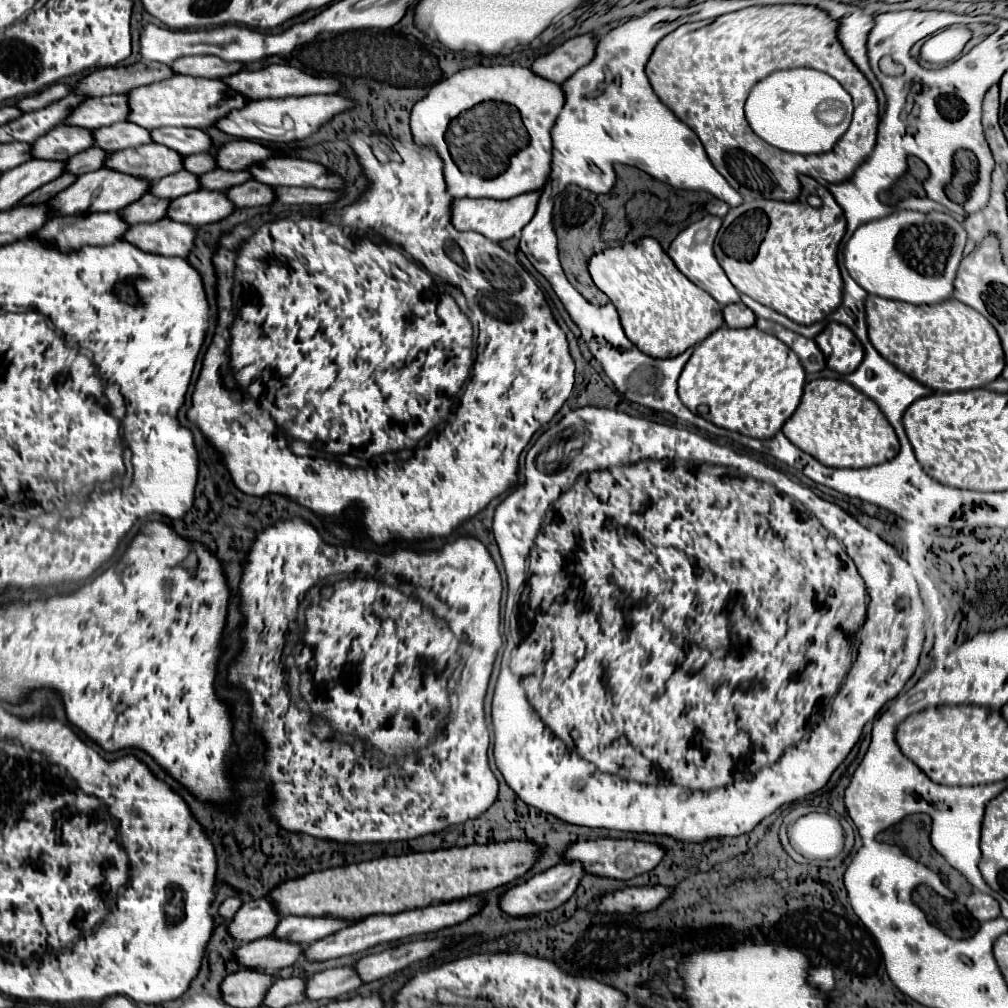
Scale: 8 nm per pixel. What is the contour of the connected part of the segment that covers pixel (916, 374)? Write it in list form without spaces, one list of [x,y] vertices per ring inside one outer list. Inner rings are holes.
[[[867,296],[867,330],[873,348],[895,368],[937,392],[983,388],[993,382],[1005,356],[995,328],[973,308],[959,300],[945,300],[931,306],[913,306],[879,296]]]

